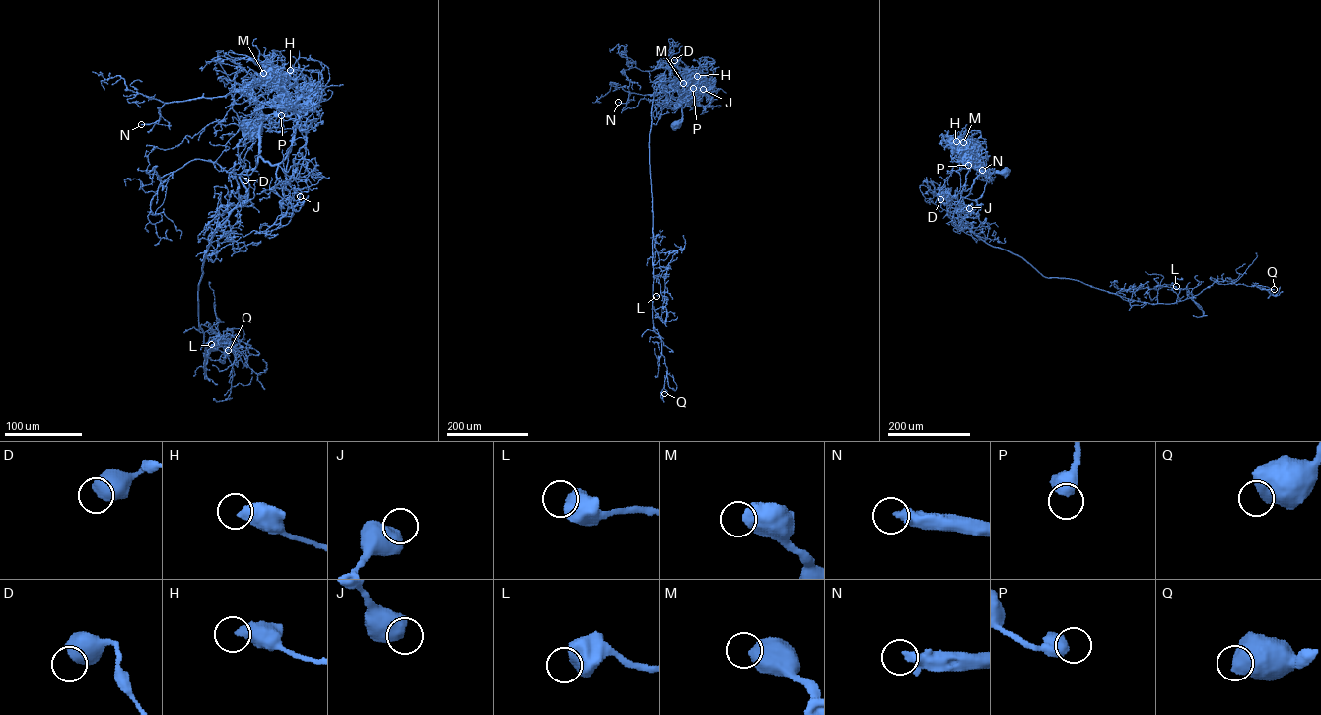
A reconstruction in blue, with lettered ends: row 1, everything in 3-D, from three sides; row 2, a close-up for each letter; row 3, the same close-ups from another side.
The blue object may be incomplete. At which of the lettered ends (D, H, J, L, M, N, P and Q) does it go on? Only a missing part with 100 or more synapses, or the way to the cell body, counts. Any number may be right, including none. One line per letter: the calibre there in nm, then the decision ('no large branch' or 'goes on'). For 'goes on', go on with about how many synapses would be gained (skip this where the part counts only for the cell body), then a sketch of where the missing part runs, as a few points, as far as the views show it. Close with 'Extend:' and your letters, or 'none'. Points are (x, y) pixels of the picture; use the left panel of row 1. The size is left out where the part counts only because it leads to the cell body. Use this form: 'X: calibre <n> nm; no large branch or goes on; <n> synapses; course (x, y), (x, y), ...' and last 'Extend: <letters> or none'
D: calibre 700 nm; no large branch
H: calibre 460 nm; no large branch
J: calibre 800 nm; no large branch
L: calibre 800 nm; no large branch
M: calibre 650 nm; no large branch
N: calibre 260 nm; goes on; 120 synapses; course (141, 124), (130, 119), (123, 108), (102, 106), (95, 110), (99, 112), (111, 110)
P: calibre 600 nm; no large branch
Q: calibre 750 nm; no large branch
Extend: N

